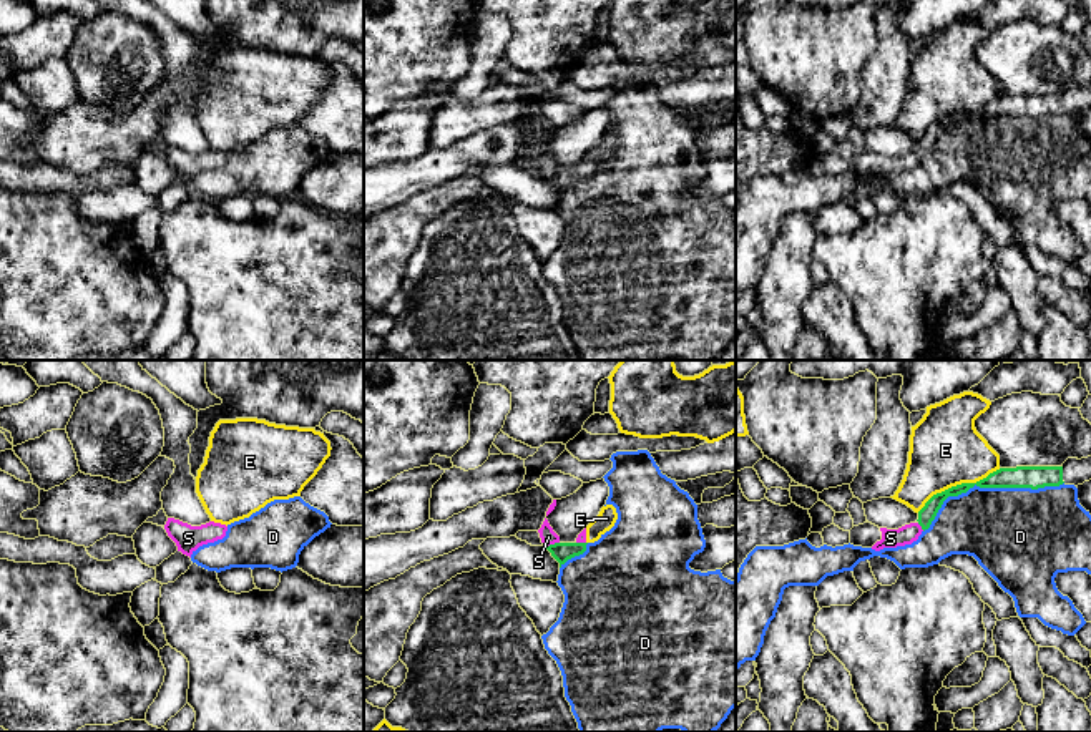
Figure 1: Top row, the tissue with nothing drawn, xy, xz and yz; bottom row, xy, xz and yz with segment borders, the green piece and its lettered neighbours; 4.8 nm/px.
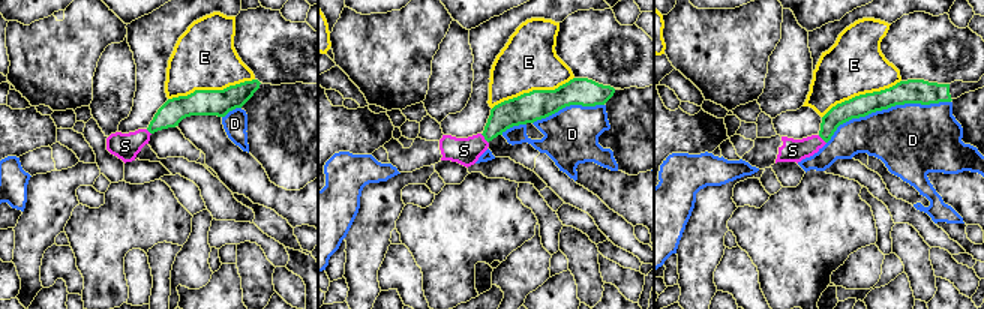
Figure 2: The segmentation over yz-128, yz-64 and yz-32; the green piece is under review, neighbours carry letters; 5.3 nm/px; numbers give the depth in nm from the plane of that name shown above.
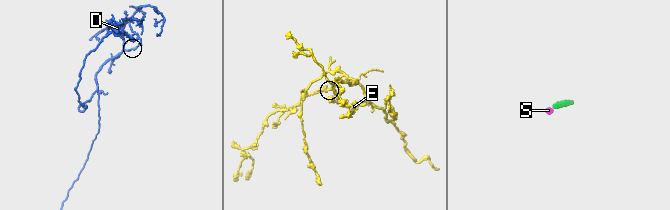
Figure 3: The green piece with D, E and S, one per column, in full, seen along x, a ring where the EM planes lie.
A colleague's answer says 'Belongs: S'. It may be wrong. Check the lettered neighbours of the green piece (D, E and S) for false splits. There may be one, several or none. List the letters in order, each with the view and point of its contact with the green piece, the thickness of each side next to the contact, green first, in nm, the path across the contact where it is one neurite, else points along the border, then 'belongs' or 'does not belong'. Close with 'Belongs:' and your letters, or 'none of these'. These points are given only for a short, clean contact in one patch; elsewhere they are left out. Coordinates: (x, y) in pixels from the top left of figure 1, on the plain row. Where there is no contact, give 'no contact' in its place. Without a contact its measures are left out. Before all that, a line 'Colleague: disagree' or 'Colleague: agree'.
Colleague: agree
D: contact yz (988, 115); calibres 110 and 440 nm; does not belong
E: contact yz (958, 113); calibres 100 and 360 nm; does not belong
S: contact xz (552, 173); calibres 100 and 80 nm; way xz (562, 180), (552, 173), (548, 165); belongs
Belongs: S

